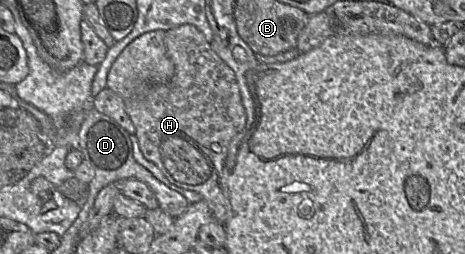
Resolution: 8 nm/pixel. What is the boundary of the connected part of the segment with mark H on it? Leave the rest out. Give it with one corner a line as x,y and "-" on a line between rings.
183,24
175,28
165,31
164,44
166,47
167,55
173,65
174,75
172,79
164,84
147,84
140,87
131,96
125,99
125,110
130,117
134,128
134,136
137,139
138,146
144,158
149,162
155,164
163,173
166,179
173,185
183,189
191,190
201,194
203,199
208,204
212,218
225,224
231,215
231,205
229,200
228,178
230,171
226,166
226,156
231,139
237,132
247,129
246,123
246,109
242,102
242,97
239,89
238,82
234,71
212,50
210,42
208,42
203,35
194,25

